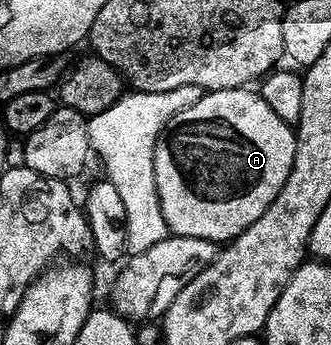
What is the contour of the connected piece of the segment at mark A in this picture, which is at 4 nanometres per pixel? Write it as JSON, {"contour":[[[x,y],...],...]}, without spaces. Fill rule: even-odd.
{"contour":[[[241,88],[238,90],[213,90],[206,92],[190,108],[178,112],[160,130],[160,135],[156,137],[154,144],[154,180],[151,185],[156,187],[156,195],[162,208],[162,216],[166,220],[169,231],[178,236],[198,236],[202,240],[210,240],[217,244],[227,244],[233,238],[237,238],[278,196],[278,192],[286,184],[286,176],[290,176],[290,168],[294,164],[294,152],[296,151],[296,131],[291,125],[284,123],[278,118],[277,113],[266,104],[266,100],[252,88]]]}

